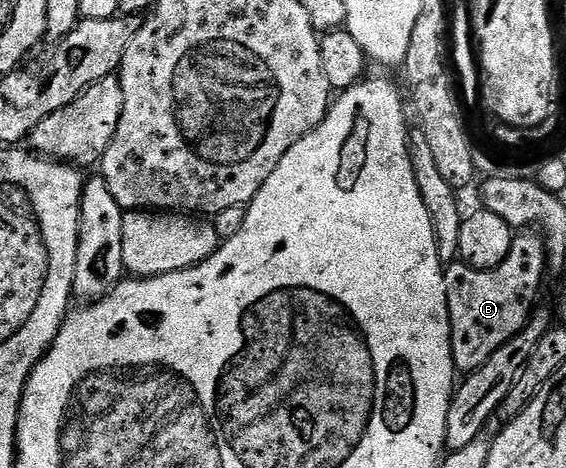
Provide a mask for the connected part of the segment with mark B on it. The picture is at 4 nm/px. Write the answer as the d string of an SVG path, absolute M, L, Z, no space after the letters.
M522 231L508 251L508 259L495 269L473 269L461 263L450 263L444 269L446 298L450 308L450 342L455 370L469 375L481 367L508 339L526 326L530 314L539 304L542 276L548 273L546 243L538 231Z

